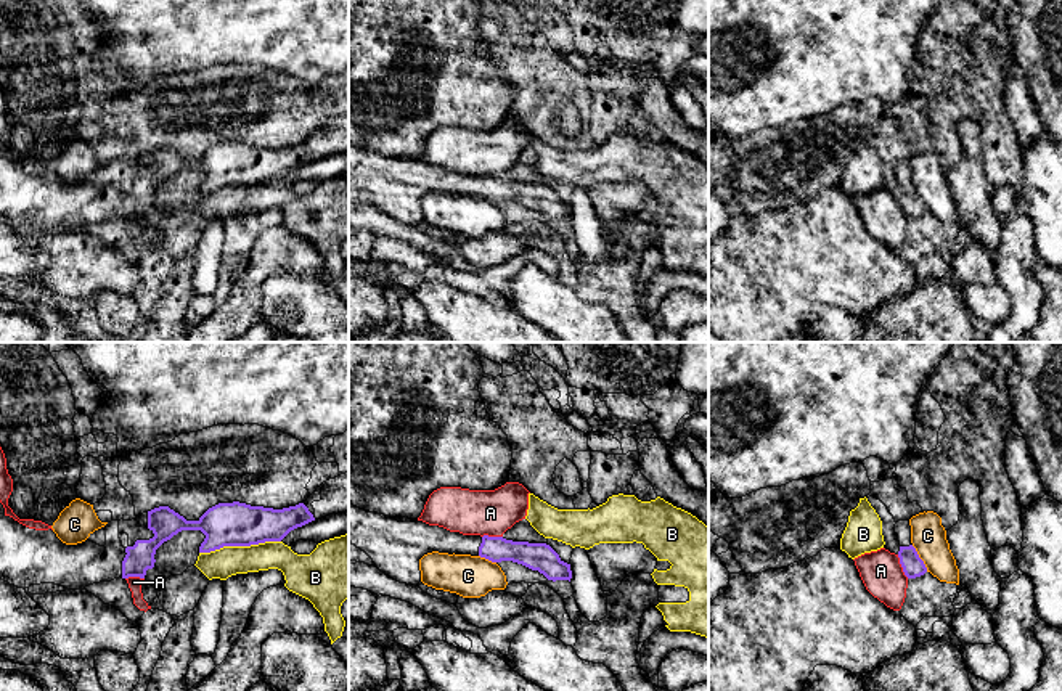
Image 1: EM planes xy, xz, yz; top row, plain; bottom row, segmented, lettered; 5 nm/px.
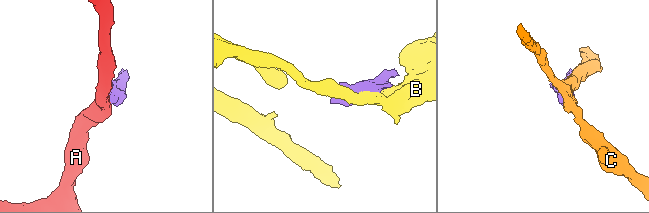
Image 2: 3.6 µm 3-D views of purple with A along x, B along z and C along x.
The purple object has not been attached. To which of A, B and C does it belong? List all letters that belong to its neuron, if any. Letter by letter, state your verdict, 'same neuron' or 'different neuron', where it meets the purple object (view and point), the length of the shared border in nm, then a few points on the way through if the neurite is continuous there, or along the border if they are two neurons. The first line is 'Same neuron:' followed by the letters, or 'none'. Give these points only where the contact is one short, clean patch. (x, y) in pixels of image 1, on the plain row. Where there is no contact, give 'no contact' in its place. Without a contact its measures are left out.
Same neuron: none
A: different neuron; contact yz (902, 206); length 130 nm; border yz (897, 195), (902, 211), (908, 217)
B: different neuron; contact xy (240, 185); length 420 nm
C: different neuron; contact yz (919, 198); length 160 nm

